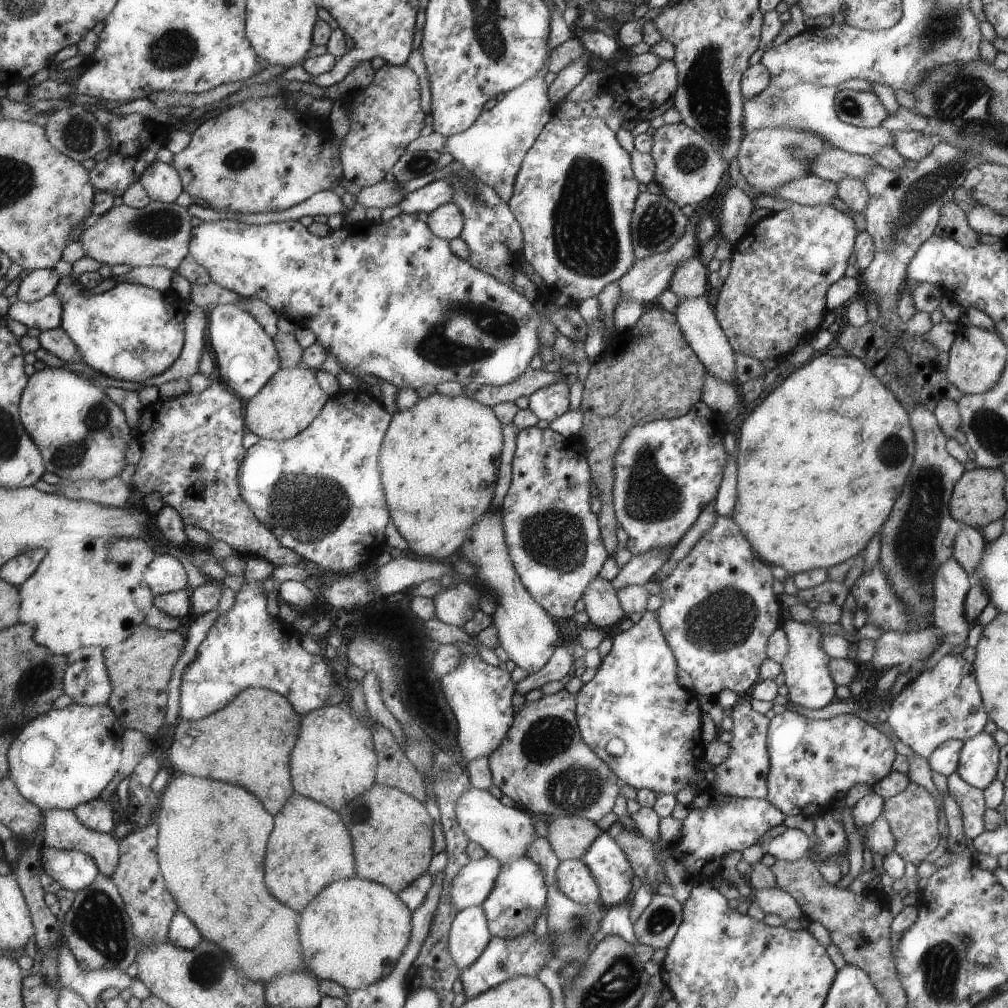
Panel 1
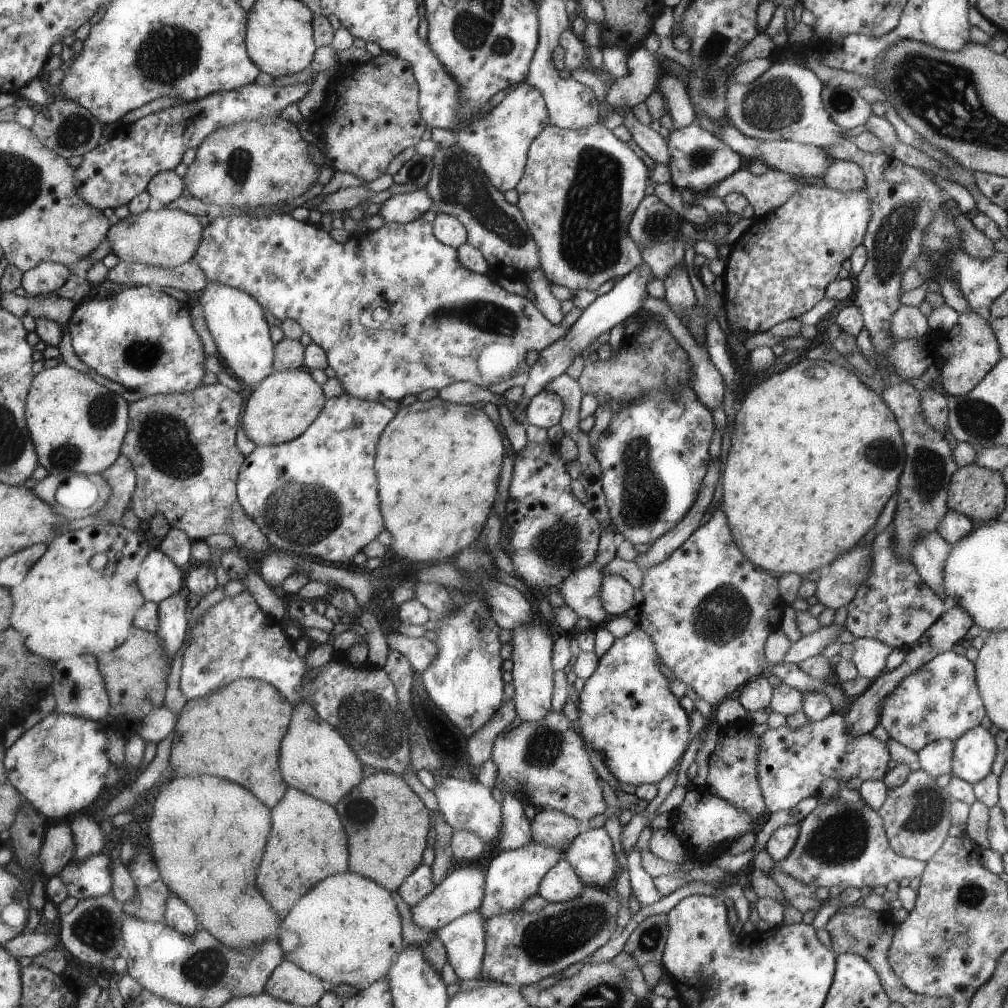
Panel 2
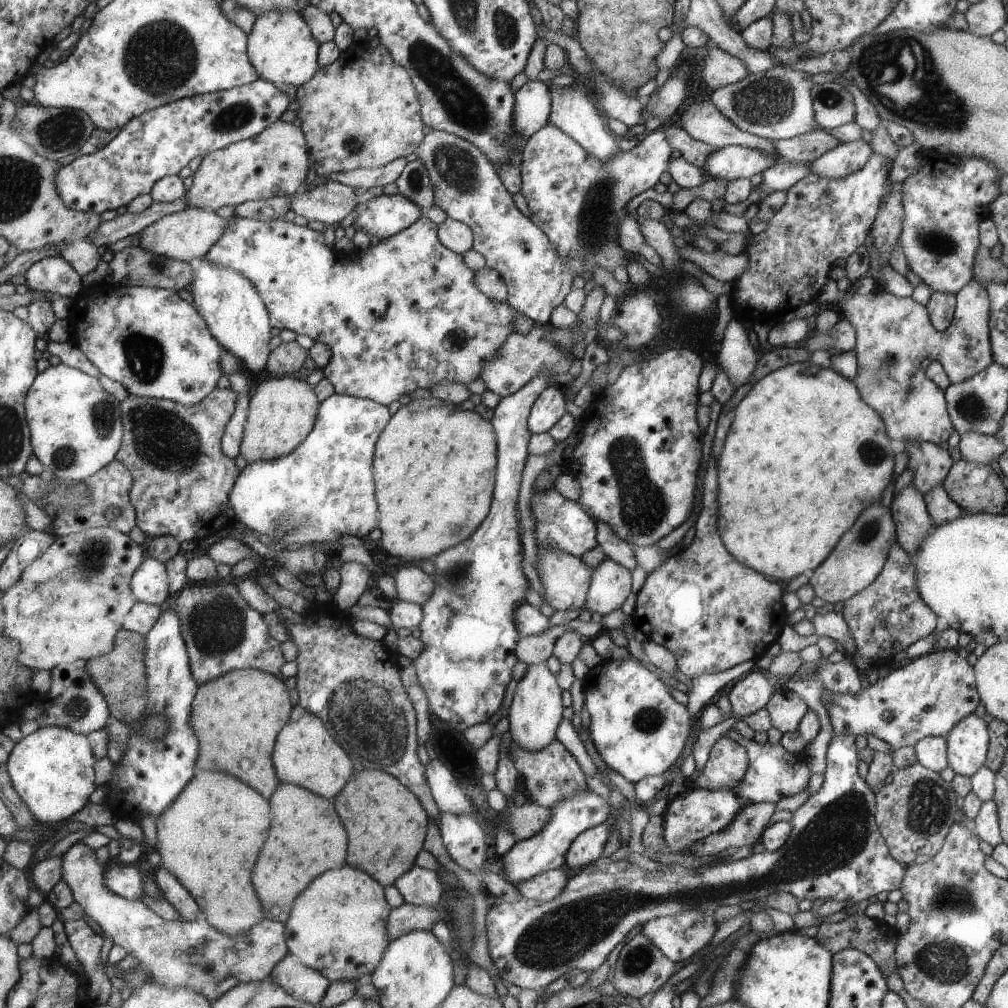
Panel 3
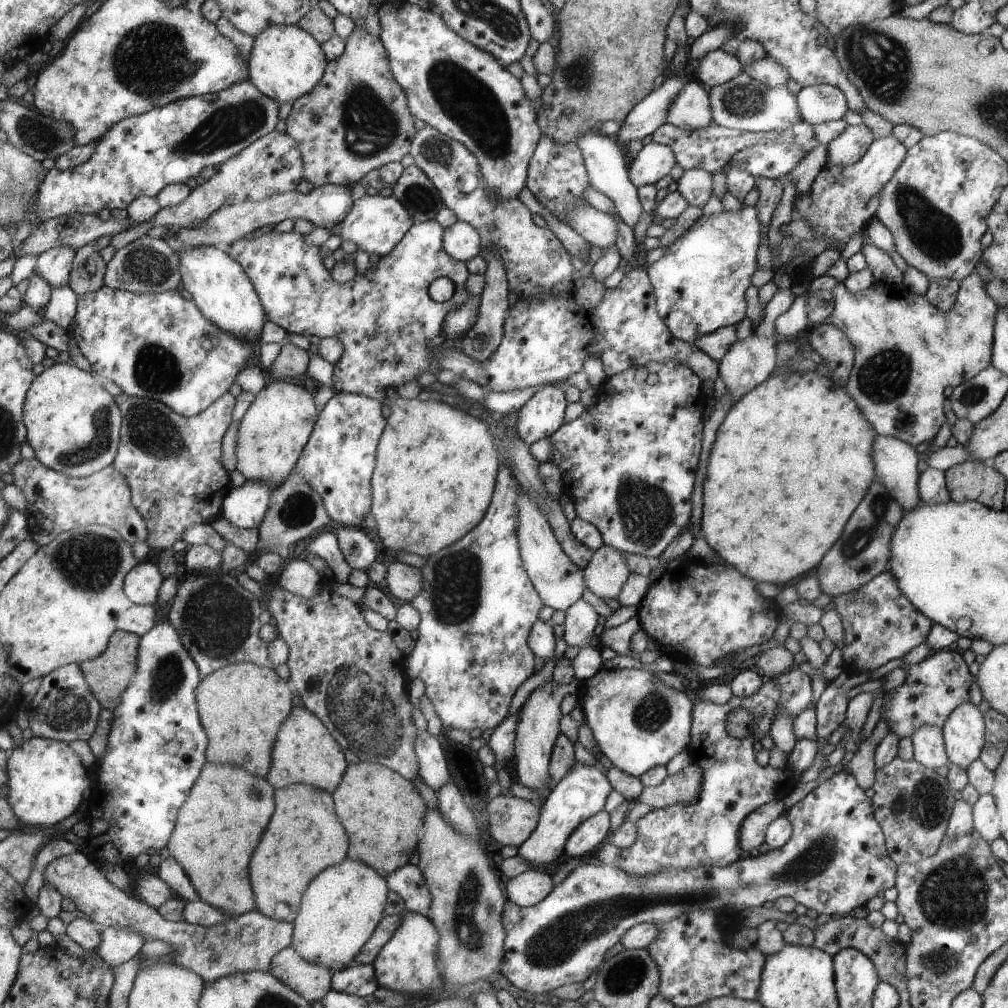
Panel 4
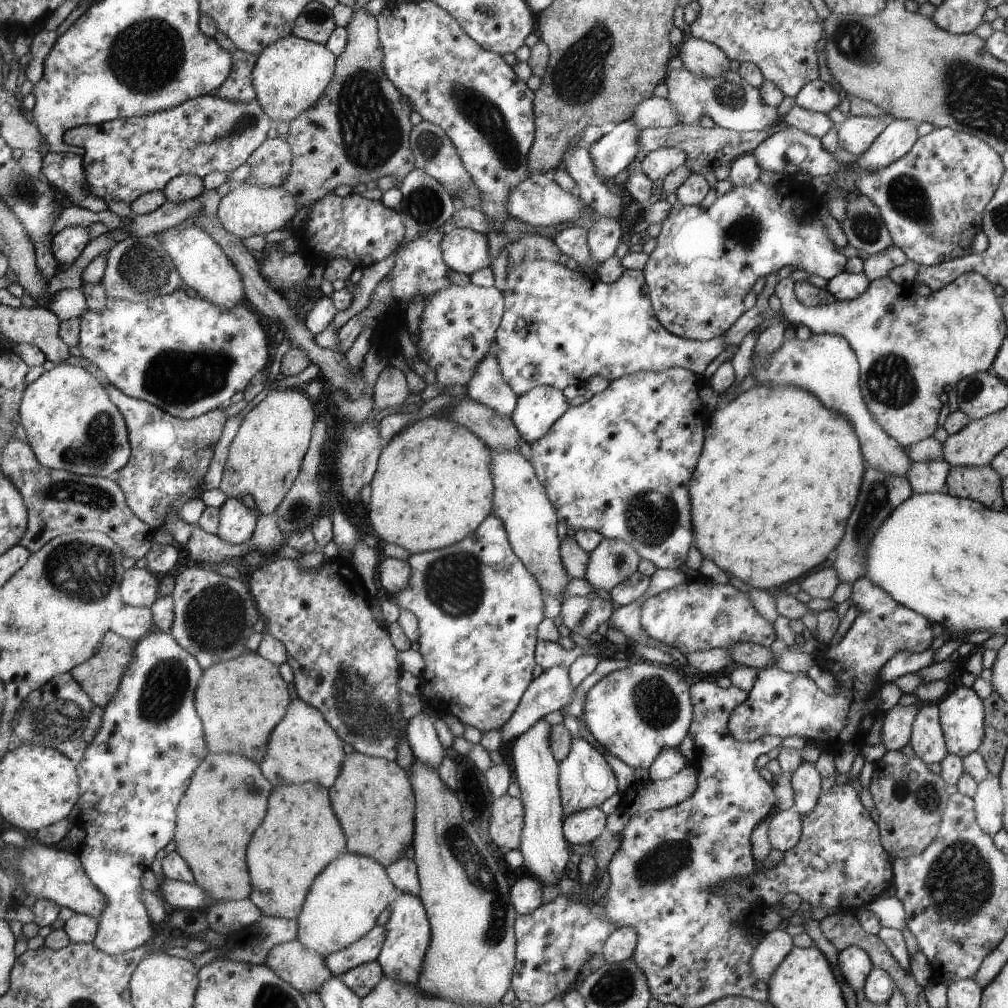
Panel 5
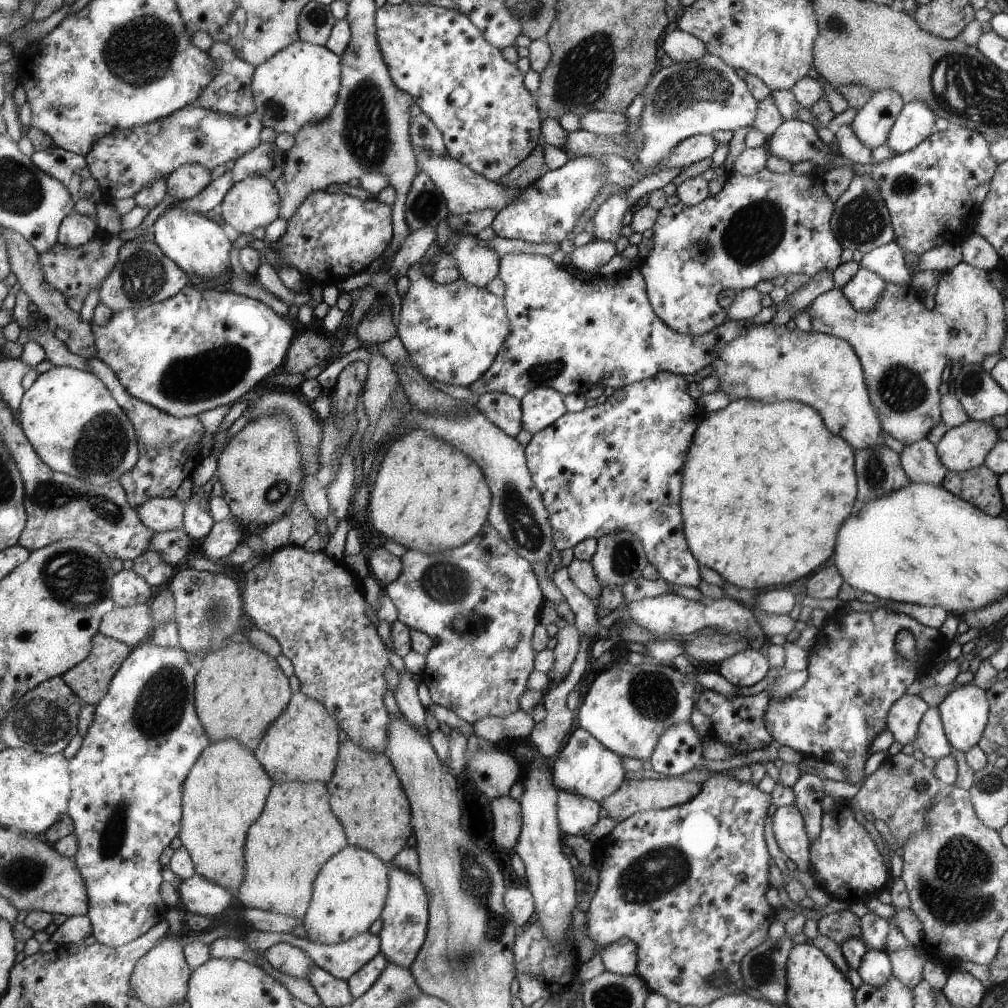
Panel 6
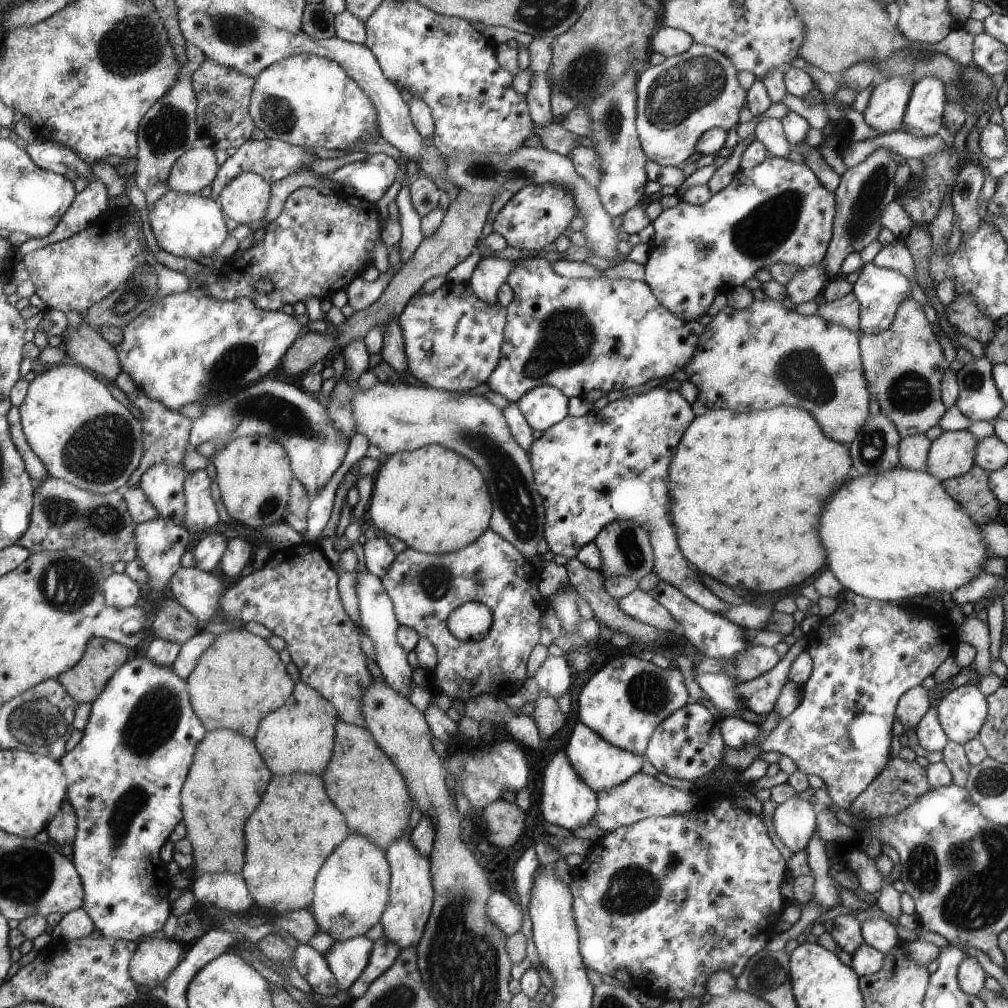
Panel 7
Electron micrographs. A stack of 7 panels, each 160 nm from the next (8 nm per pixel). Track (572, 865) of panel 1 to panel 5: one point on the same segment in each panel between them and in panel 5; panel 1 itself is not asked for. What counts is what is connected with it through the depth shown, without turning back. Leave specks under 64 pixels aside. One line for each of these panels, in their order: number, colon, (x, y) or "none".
2: (560, 883)
3: (543, 887)
4: (527, 889)
5: (526, 893)

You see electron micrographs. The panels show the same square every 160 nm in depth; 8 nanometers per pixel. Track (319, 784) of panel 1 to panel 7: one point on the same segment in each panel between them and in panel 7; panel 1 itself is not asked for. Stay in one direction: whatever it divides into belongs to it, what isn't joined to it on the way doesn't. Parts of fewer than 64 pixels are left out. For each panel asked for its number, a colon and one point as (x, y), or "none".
2: (315, 759)
3: (305, 749)
4: (306, 752)
5: (305, 748)
6: (302, 745)
7: (298, 737)

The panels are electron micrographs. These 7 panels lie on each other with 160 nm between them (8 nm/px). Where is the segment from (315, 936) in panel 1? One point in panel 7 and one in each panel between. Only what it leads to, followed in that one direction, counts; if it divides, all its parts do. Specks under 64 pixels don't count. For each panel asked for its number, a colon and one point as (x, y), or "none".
2: (347, 931)
3: (339, 927)
4: (341, 909)
5: (344, 901)
6: (348, 896)
7: (352, 891)

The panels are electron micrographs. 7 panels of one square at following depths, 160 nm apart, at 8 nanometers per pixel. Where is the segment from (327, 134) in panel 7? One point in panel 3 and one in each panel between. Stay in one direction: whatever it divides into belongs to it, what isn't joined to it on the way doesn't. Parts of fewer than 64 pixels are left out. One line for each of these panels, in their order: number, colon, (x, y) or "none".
3: (282, 47)
4: (287, 63)
5: (292, 75)
6: (299, 86)

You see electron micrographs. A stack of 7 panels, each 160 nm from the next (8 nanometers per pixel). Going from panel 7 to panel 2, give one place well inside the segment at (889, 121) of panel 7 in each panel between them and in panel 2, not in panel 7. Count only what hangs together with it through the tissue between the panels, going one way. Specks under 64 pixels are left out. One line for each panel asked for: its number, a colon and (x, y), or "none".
2: (841, 175)
3: (847, 157)
4: (852, 143)
5: (855, 134)
6: (871, 123)

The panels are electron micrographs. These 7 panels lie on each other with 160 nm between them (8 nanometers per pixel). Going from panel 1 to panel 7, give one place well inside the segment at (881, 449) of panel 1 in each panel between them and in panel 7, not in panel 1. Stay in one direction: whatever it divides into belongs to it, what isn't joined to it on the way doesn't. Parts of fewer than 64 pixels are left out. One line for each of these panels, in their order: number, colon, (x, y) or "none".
2: (814, 454)
3: (802, 431)
4: (792, 458)
5: (778, 474)
6: (765, 486)
7: (746, 489)

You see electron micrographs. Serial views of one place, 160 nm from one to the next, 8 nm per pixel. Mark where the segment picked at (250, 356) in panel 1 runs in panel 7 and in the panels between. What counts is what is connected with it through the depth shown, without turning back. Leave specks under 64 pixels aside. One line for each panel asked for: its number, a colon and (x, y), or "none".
2: (236, 321)
3: (233, 308)
4: (219, 285)
5: (205, 266)
6: (199, 246)
7: (189, 226)

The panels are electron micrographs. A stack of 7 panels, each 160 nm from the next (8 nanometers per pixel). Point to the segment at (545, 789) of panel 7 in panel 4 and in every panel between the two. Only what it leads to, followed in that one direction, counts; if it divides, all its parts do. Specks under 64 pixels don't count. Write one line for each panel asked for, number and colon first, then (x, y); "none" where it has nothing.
4: (586, 838)
5: (580, 827)
6: (577, 814)

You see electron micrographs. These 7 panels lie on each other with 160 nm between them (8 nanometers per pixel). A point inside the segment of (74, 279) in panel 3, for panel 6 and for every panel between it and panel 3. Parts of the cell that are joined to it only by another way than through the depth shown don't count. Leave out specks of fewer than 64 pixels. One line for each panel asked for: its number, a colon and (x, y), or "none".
4: (56, 264)
5: (69, 244)
6: (77, 229)

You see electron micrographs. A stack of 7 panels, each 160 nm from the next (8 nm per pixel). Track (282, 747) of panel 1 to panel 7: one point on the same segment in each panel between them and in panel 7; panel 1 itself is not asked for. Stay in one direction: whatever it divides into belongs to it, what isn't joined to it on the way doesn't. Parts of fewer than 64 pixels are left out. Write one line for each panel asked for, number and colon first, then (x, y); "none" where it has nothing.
2: (236, 733)
3: (239, 716)
4: (243, 706)
5: (240, 701)
6: (240, 690)
7: (240, 679)

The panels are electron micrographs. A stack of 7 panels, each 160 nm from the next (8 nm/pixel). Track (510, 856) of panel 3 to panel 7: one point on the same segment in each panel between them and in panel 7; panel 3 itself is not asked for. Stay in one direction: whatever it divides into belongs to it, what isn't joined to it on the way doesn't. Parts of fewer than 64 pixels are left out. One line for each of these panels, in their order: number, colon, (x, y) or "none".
4: (582, 793)
5: (586, 780)
6: (584, 766)
7: (600, 765)

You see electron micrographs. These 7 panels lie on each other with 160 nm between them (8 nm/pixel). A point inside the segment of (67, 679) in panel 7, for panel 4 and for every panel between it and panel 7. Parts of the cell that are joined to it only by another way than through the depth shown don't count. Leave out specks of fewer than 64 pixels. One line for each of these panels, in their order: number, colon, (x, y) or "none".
4: (109, 675)
5: (101, 676)
6: (92, 678)

